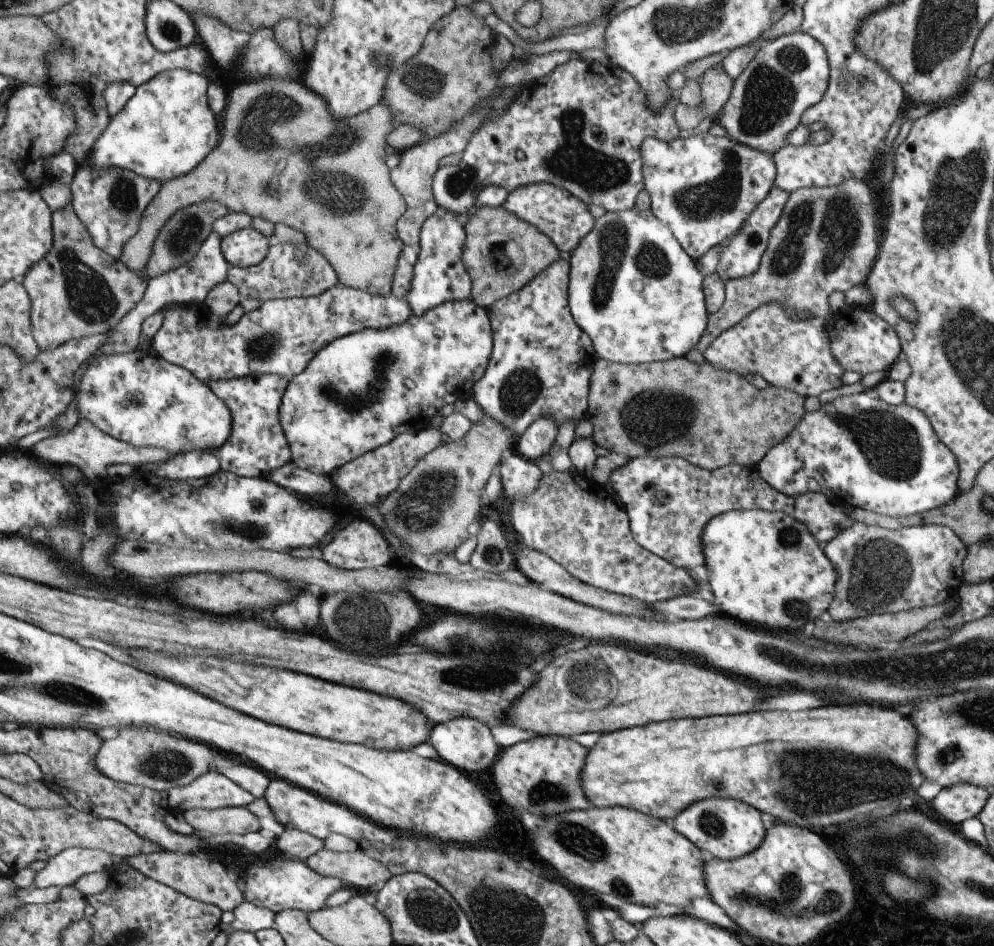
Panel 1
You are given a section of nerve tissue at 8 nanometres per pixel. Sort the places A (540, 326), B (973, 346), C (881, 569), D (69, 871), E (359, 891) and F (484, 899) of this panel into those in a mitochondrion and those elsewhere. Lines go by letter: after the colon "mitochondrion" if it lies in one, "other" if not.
A: other
B: mitochondrion
C: mitochondrion
D: other
E: other
F: other

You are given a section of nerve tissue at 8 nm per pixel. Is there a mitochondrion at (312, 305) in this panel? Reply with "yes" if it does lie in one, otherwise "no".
no

